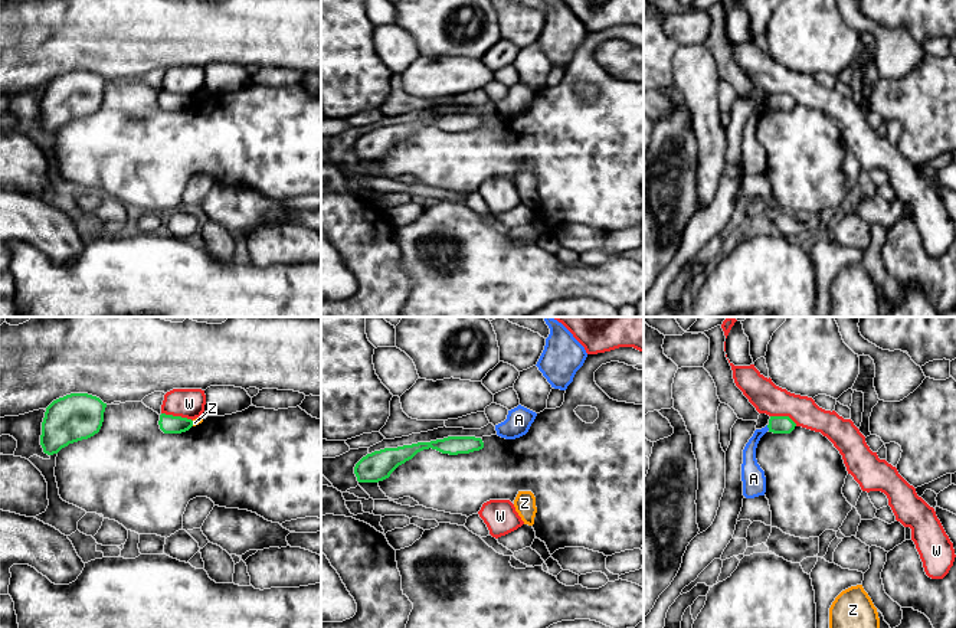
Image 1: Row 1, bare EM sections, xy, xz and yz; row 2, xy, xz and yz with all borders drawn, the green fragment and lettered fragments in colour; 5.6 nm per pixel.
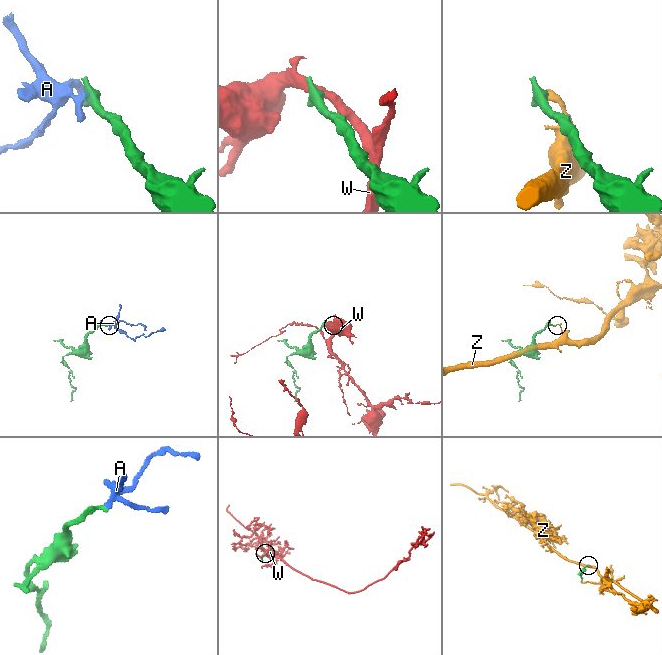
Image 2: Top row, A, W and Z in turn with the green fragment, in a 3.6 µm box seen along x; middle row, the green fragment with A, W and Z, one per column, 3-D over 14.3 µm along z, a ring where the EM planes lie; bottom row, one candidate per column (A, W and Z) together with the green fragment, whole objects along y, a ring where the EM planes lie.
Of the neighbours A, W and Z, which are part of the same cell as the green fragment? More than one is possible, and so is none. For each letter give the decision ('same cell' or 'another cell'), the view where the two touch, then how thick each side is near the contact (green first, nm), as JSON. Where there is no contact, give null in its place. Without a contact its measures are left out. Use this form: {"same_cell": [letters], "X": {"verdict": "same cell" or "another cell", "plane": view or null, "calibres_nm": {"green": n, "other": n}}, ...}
{"same_cell": [], "A": {"verdict": "another cell", "plane": "yz", "calibres_nm": {"green": 100, "other": 90}}, "W": {"verdict": "another cell", "plane": "xy", "calibres_nm": {"green": 110, "other": 160}}, "Z": {"verdict": "another cell", "plane": "xy", "calibres_nm": {"green": 110, "other": 40}}}

